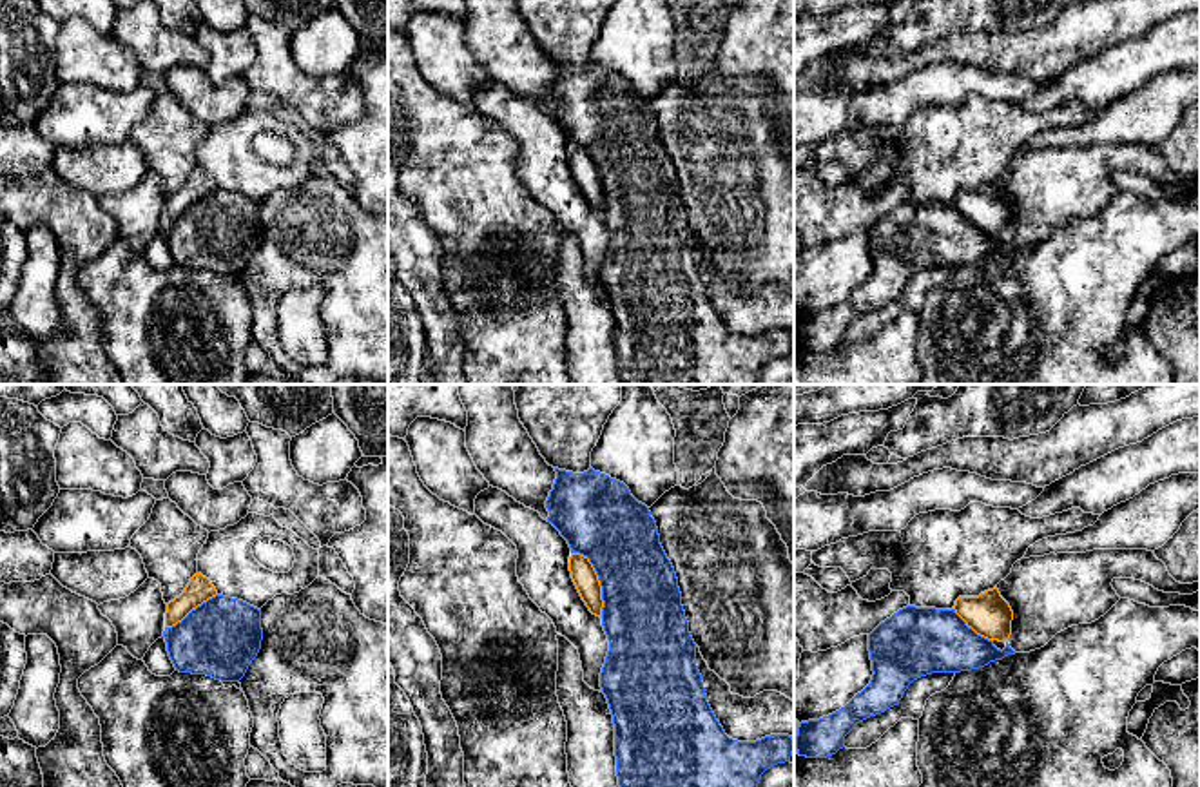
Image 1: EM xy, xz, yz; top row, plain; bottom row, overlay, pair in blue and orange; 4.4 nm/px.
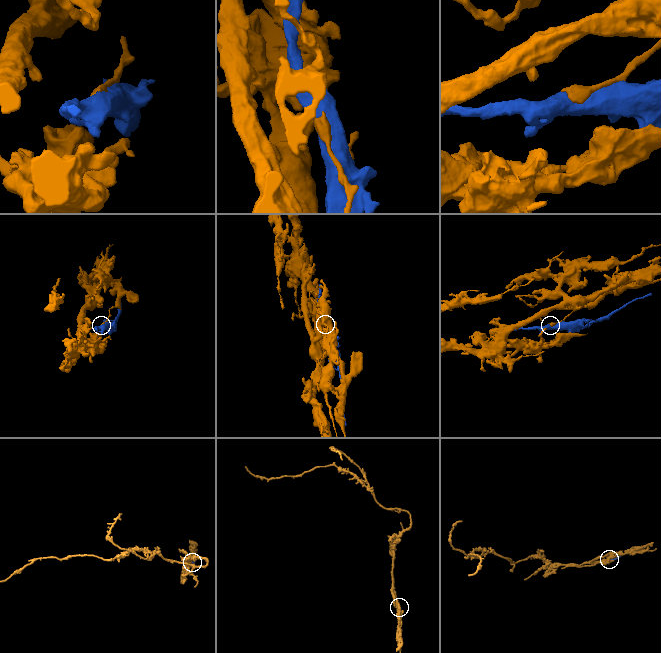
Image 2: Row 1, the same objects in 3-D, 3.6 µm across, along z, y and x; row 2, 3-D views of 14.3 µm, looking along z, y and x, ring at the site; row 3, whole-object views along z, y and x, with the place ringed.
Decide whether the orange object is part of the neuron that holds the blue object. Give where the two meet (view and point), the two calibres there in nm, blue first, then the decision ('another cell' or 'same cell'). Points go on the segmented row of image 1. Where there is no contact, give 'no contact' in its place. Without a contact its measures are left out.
xz (599, 579) | 360/110 nm | same cell

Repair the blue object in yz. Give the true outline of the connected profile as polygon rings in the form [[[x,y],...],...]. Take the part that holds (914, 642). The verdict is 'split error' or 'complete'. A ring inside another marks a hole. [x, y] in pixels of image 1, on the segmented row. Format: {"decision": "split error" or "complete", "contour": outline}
{"decision": "split error", "contour": [[[999,589],[979,597],[959,597],[952,609],[906,606],[881,622],[868,635],[872,680],[845,707],[819,720],[801,722],[796,736],[799,756],[827,758],[845,747],[845,736],[863,720],[881,714],[899,704],[908,685],[932,673],[961,673],[988,666],[1015,655],[1008,638],[1013,611]]]}

